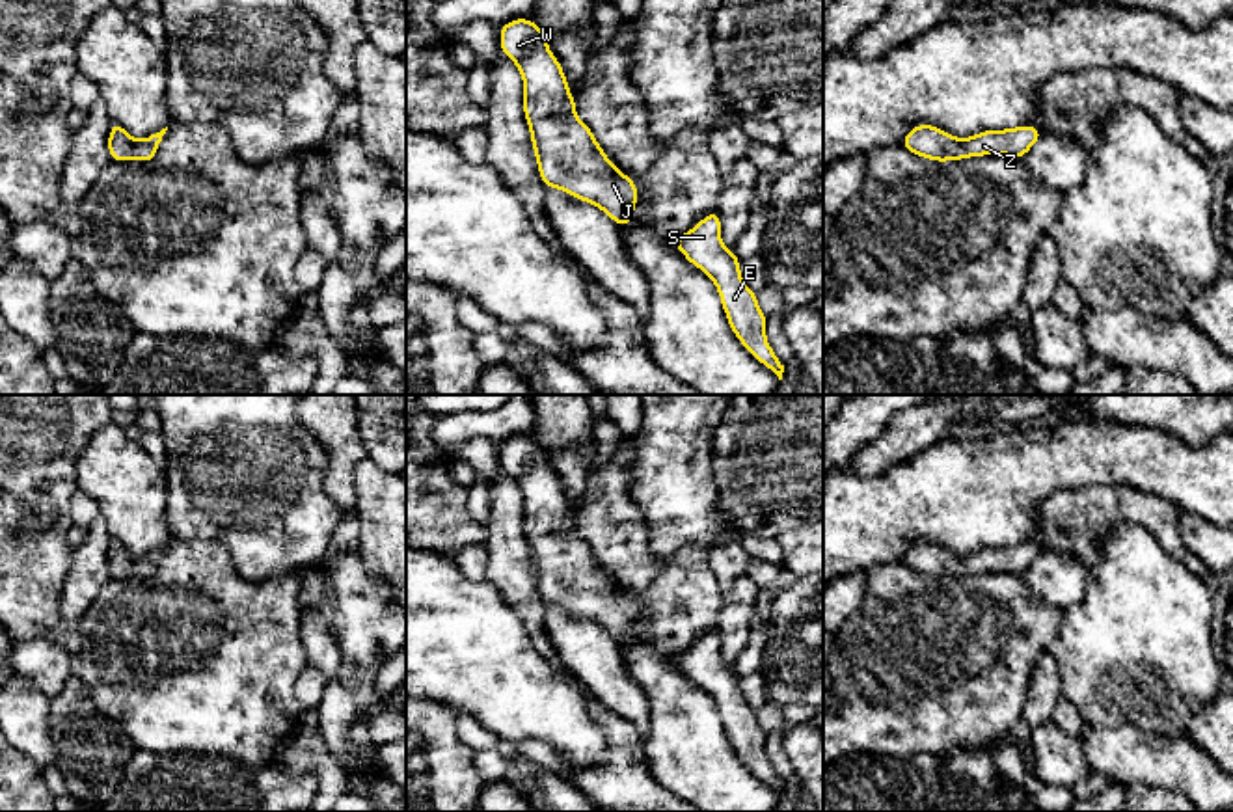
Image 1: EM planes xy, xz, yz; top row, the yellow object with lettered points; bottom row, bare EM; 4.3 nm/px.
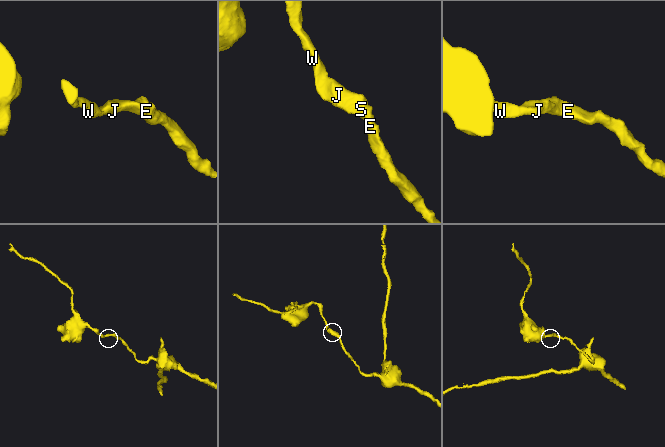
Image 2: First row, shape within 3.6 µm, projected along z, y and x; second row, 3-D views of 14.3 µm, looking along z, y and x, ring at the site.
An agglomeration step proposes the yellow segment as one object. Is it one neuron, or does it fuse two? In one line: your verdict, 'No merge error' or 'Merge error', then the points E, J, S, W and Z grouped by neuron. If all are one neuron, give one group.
No merge error. Groups: E J S W Z

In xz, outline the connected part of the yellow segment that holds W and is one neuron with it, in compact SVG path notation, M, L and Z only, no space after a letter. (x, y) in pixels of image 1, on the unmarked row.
M514 436L499 445L499 456L501 469L523 494L523 531L544 602L628 643L637 602L605 574L589 542L576 533L576 516L542 447L535 438Z

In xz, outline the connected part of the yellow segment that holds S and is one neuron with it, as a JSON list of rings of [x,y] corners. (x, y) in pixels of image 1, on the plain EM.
[[[710,629],[691,648],[676,654],[674,665],[711,695],[730,747],[760,780],[782,797],[784,782],[766,756],[767,734],[756,719],[756,710],[743,700],[739,674],[721,659],[719,629]]]

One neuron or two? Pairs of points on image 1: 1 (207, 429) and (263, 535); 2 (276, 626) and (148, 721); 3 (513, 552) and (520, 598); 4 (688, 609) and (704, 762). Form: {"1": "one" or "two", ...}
{"1": "one", "2": "one", "3": "one", "4": "one"}

